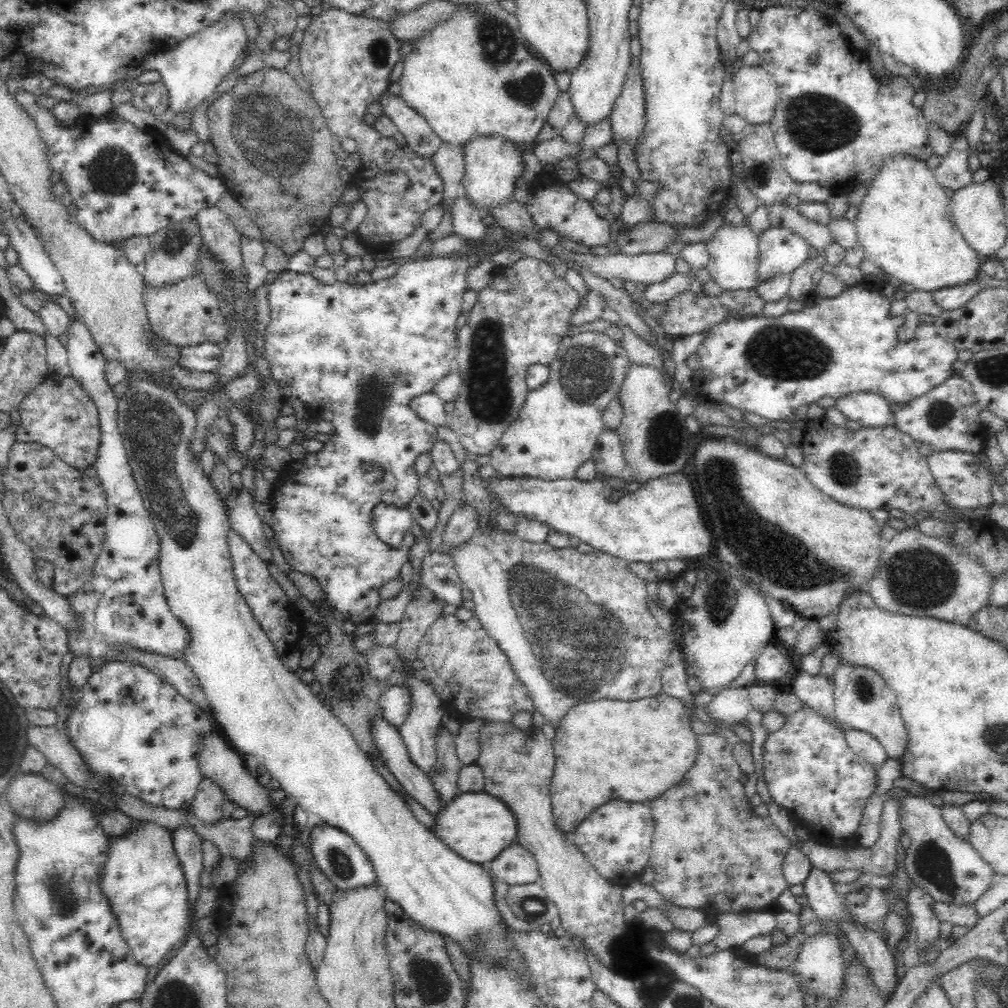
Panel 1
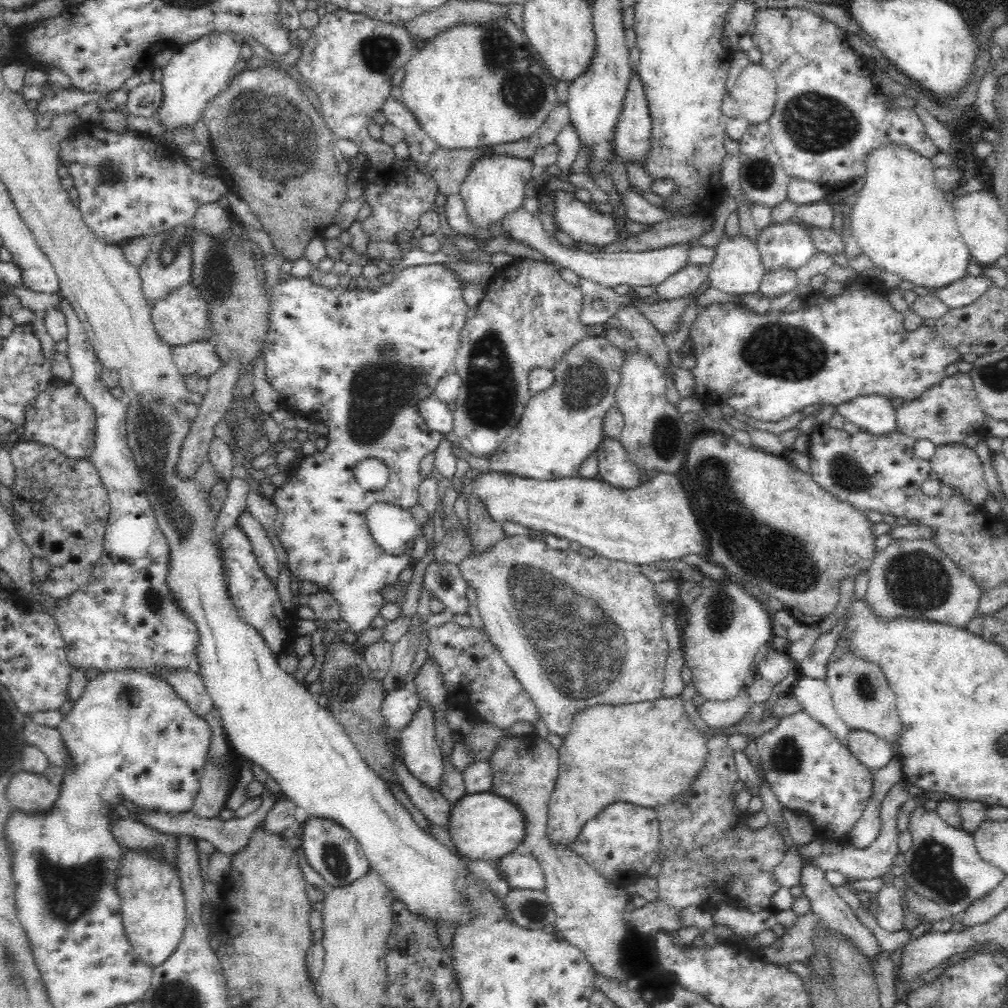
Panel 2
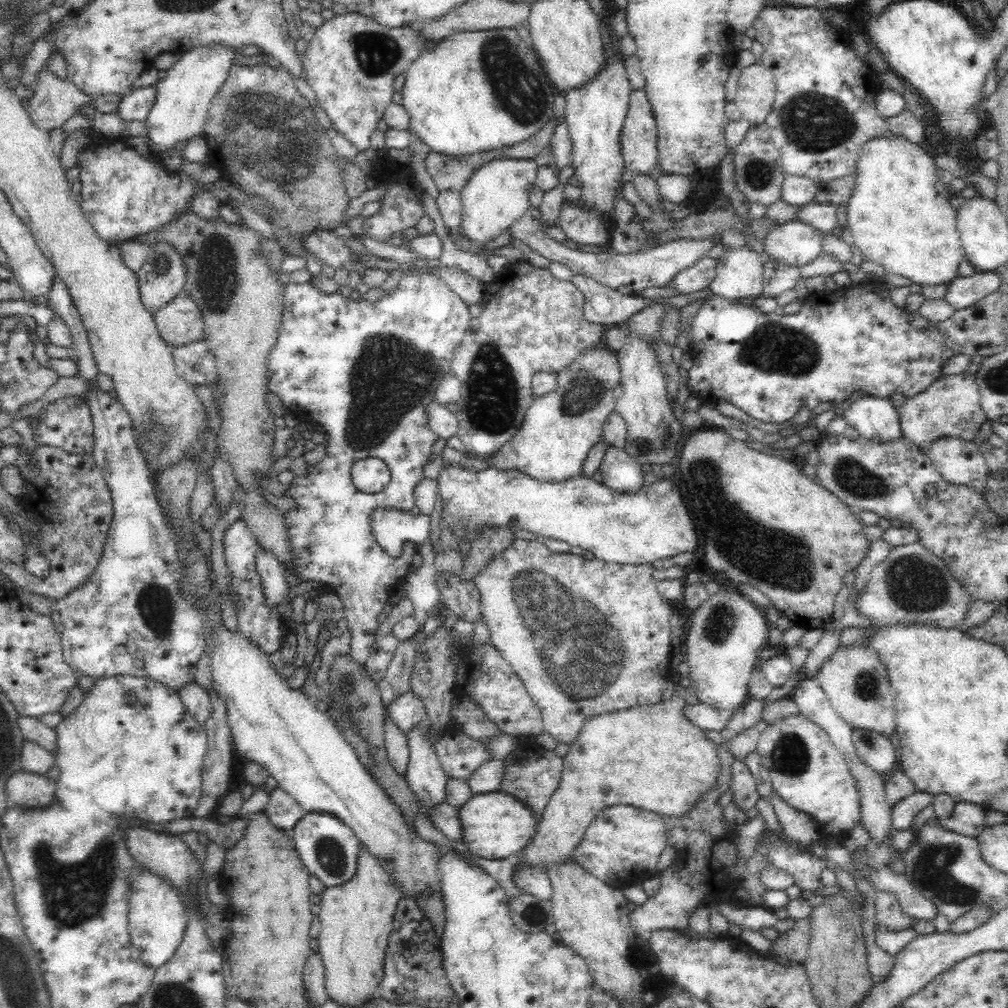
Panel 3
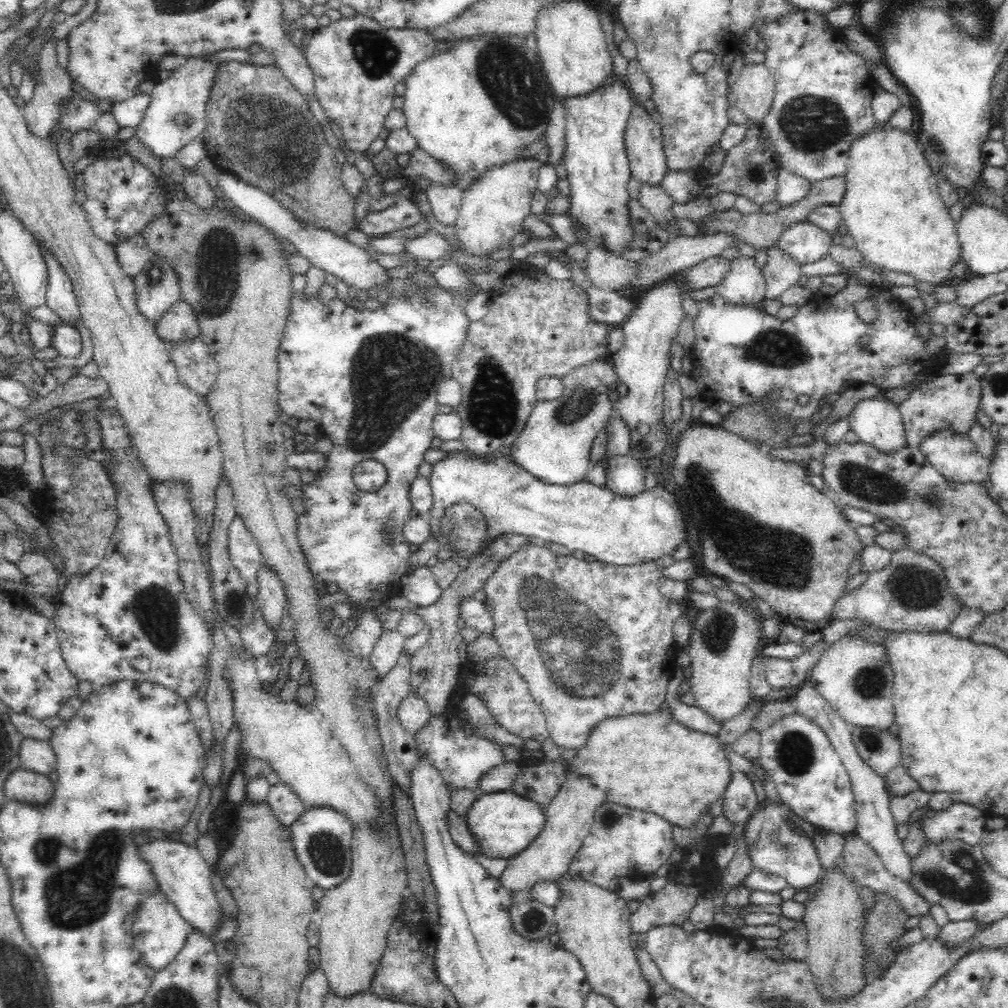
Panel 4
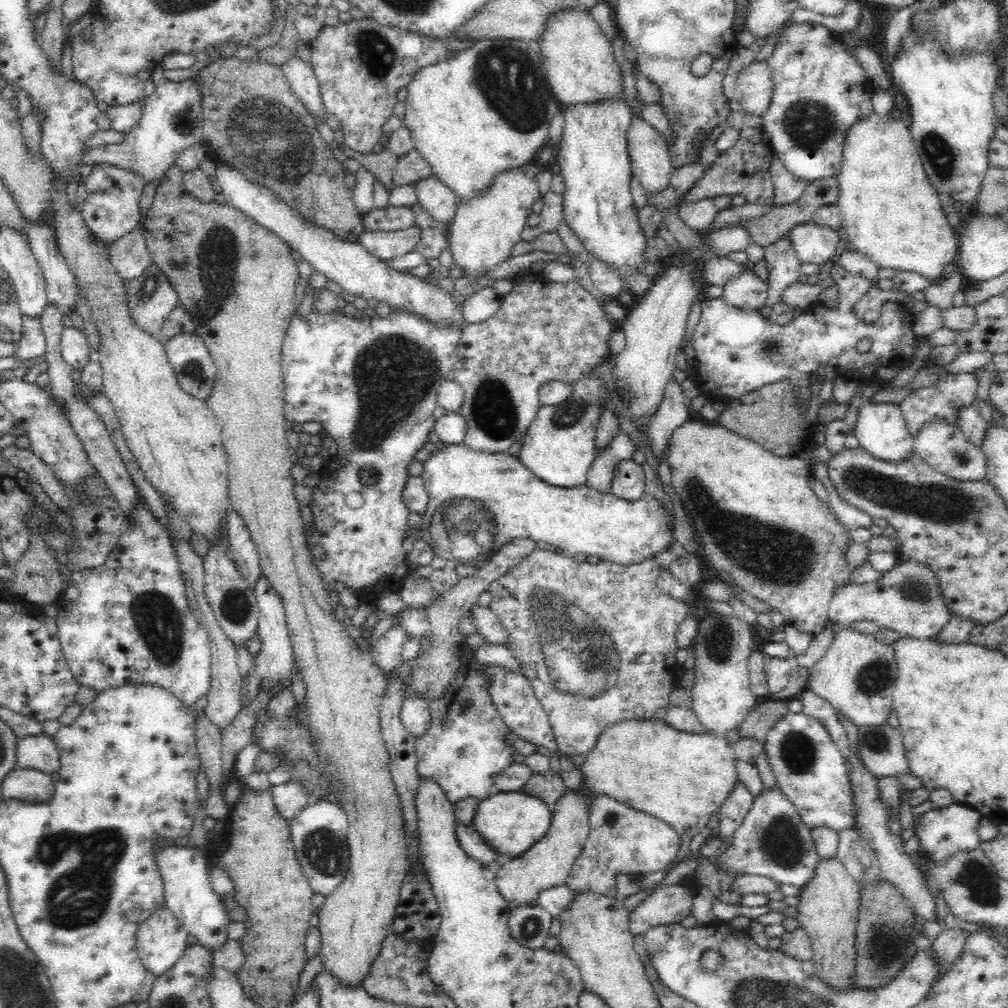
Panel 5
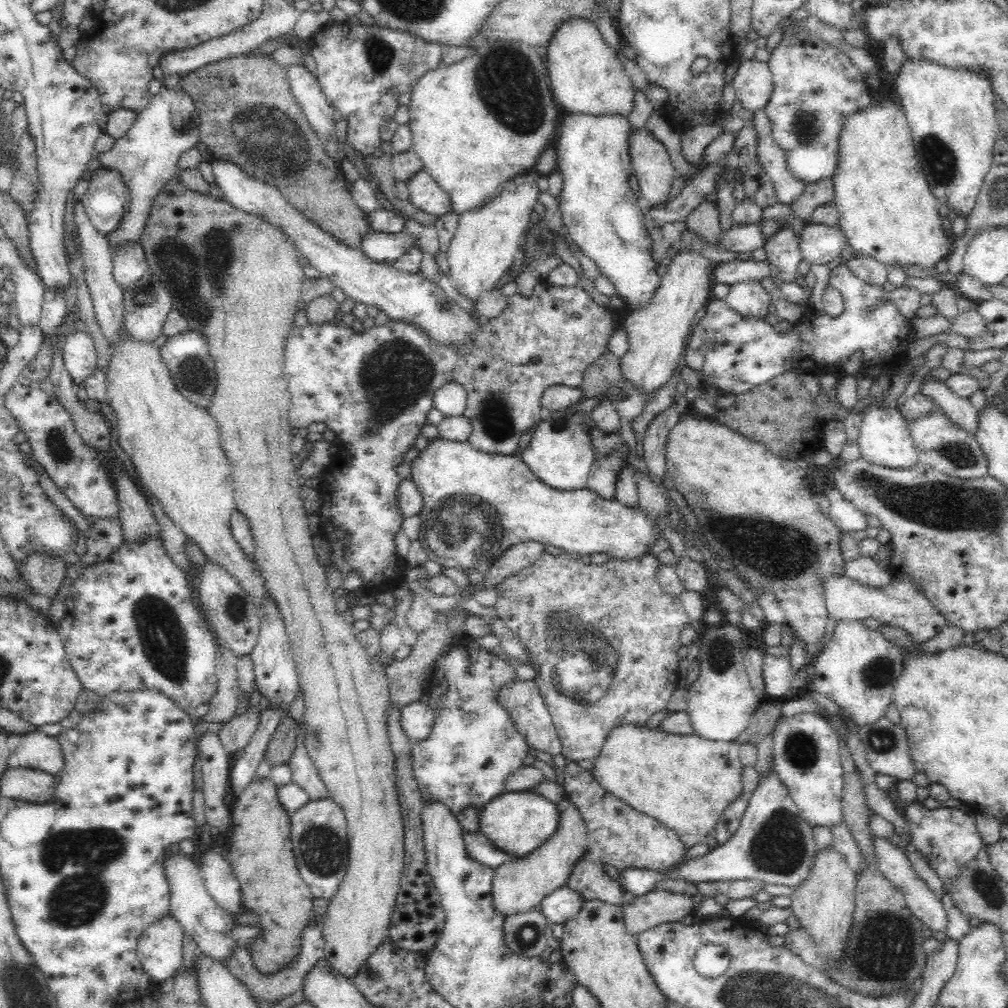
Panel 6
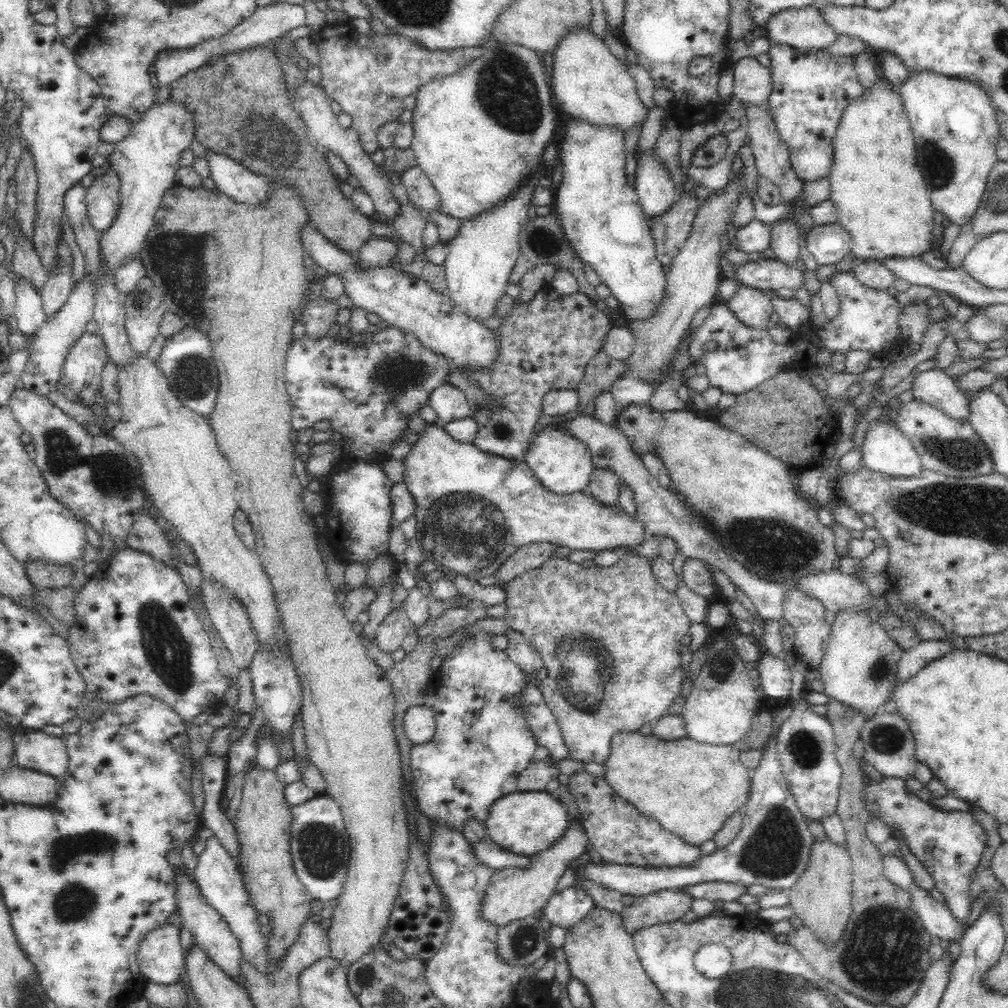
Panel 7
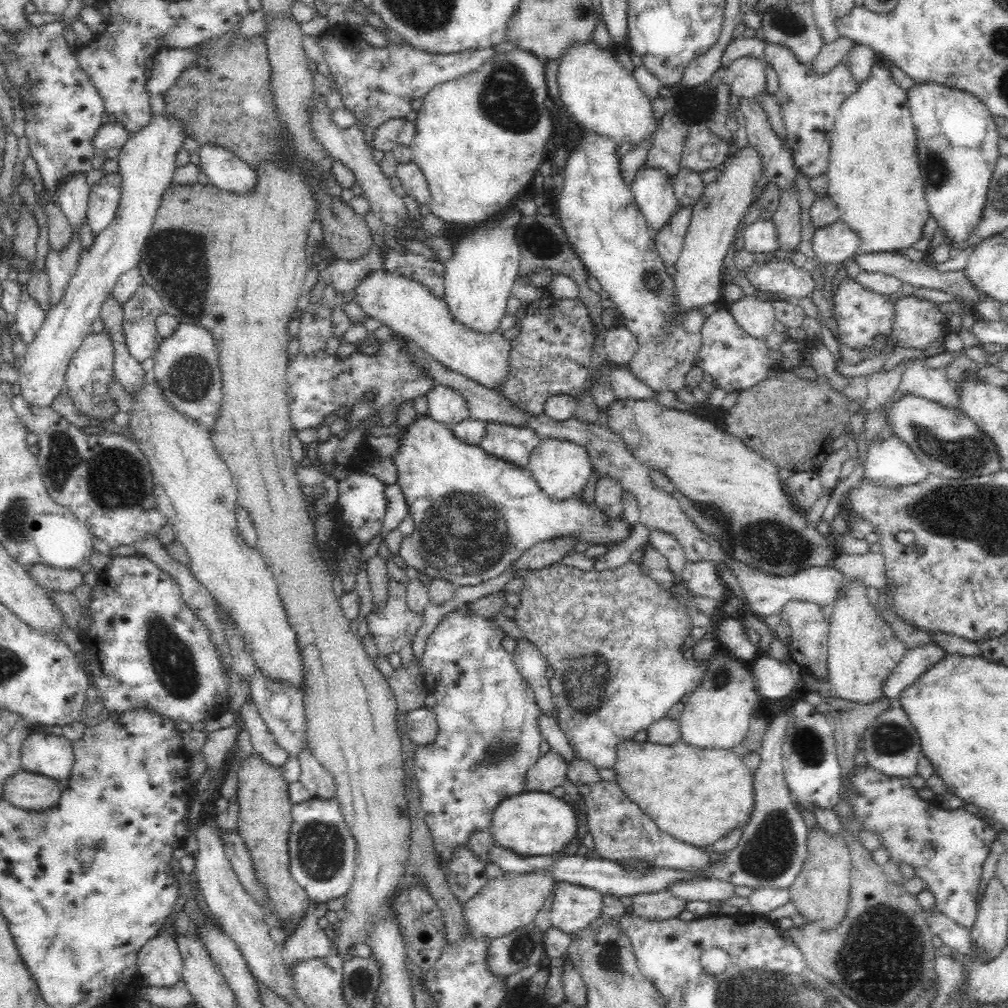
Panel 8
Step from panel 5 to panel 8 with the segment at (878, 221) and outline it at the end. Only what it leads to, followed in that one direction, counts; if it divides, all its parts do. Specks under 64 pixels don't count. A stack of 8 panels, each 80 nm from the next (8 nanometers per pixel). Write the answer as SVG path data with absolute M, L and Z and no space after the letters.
M879 62L870 68L868 78L858 79L858 88L854 91L840 106L839 116L832 128L830 157L826 168L827 195L838 207L839 220L860 236L860 250L855 252L855 256L874 252L898 253L921 240L920 230L930 218L908 95L891 78L889 68Z

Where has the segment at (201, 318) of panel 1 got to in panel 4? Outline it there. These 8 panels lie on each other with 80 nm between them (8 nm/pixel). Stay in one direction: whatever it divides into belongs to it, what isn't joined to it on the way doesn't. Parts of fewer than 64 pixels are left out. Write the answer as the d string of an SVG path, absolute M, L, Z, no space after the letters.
M180 299L160 317L155 327L159 337L170 343L198 337L202 323L194 309Z

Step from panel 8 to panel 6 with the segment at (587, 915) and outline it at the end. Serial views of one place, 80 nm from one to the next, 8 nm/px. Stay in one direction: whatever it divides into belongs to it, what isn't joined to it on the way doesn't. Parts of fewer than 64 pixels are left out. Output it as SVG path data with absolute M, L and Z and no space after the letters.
M567 884L559 886L541 902L544 917L550 922L564 924L577 915L587 901L579 892Z

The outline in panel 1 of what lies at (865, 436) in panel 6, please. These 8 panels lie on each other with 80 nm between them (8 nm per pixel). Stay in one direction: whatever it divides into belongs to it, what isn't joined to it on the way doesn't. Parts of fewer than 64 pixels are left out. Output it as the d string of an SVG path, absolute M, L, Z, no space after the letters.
M857 392L841 396L835 400L835 407L846 416L847 420L855 420L862 428L874 429L894 425L892 405L881 394Z

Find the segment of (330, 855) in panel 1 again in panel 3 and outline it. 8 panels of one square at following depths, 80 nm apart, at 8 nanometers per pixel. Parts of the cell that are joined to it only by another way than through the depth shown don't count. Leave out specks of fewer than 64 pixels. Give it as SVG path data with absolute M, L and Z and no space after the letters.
M308 812L296 822L290 833L302 864L310 876L316 877L325 887L344 884L356 870L359 838L337 816L327 812Z

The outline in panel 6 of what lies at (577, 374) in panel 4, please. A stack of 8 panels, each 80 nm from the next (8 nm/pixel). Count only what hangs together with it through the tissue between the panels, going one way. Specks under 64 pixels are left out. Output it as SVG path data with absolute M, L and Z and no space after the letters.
M572 405L561 411L544 412L542 420L536 424L532 441L528 444L528 447L521 452L521 458L528 466L528 469L530 469L545 486L550 486L555 490L562 490L563 492L587 488L589 473L596 457L593 452L593 444L588 436L588 431L586 431L586 427L584 427L584 420L586 420L586 418L589 418L589 416L584 414L584 412L576 414L574 405Z

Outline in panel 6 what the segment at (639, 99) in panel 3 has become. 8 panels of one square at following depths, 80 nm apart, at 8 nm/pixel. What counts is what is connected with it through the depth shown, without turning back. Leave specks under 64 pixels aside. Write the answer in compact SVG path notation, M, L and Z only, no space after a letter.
M644 128L629 135L629 153L640 195L648 201L647 208L668 202L676 171L666 147Z

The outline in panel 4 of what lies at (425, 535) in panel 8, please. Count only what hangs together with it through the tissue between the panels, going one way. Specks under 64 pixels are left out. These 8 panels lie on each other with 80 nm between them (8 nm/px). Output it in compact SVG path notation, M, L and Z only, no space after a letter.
M461 452L446 453L444 459L432 465L432 473L427 478L433 504L430 514L423 519L430 525L429 536L438 539L442 546L454 550L455 555L462 558L470 559L477 555L490 540L505 534L519 534L561 544L571 553L578 550L611 565L632 566L672 554L674 549L678 548L678 544L686 541L686 525L681 512L684 505L660 485L652 492L646 489L640 494L623 497L587 481L568 486L544 483L520 465L516 465L508 454L502 454L500 457L488 455L473 458Z

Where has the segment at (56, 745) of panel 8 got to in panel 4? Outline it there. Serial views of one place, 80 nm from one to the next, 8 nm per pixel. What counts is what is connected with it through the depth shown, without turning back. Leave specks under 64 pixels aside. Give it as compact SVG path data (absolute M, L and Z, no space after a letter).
M25 737L19 749L20 768L46 775L56 768L56 755L49 740Z

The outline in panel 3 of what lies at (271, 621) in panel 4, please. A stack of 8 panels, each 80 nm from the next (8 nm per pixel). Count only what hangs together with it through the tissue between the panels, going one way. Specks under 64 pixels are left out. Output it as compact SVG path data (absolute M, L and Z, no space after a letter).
M259 549L257 552L255 565L262 582L266 607L273 609L281 606L289 591L282 565L270 551L266 552L264 549Z

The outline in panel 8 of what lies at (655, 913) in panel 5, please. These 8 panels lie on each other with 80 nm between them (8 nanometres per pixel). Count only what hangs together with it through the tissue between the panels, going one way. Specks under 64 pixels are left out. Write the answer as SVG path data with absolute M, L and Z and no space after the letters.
M668 891L634 894L632 900L631 913L634 916L644 916L654 921L678 917L686 908L686 901L674 897Z

